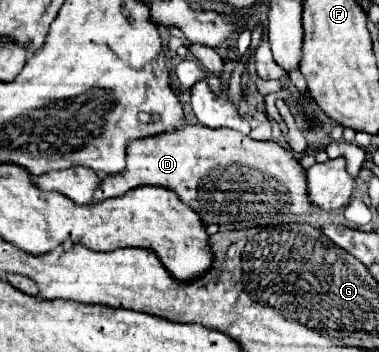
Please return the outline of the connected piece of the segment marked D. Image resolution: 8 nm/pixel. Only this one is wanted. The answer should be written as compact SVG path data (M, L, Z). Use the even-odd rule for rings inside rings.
M184 125L154 137L128 143L126 169L102 179L96 201L122 197L140 185L156 185L174 191L192 207L204 223L230 229L262 225L262 217L306 215L316 211L306 195L306 169L292 151L274 141L254 141L234 129Z

